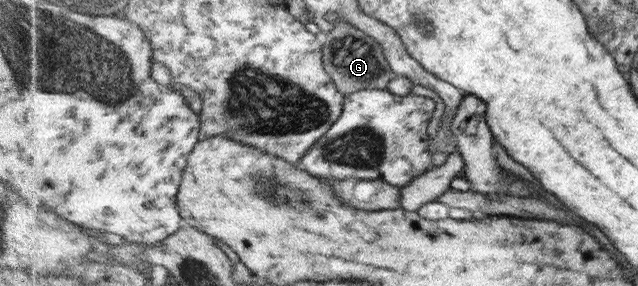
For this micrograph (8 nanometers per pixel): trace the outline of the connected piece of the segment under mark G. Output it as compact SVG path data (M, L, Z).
M332 23L332 29L324 37L323 43L326 71L345 96L355 94L358 89L386 89L397 76L379 42L350 23Z

